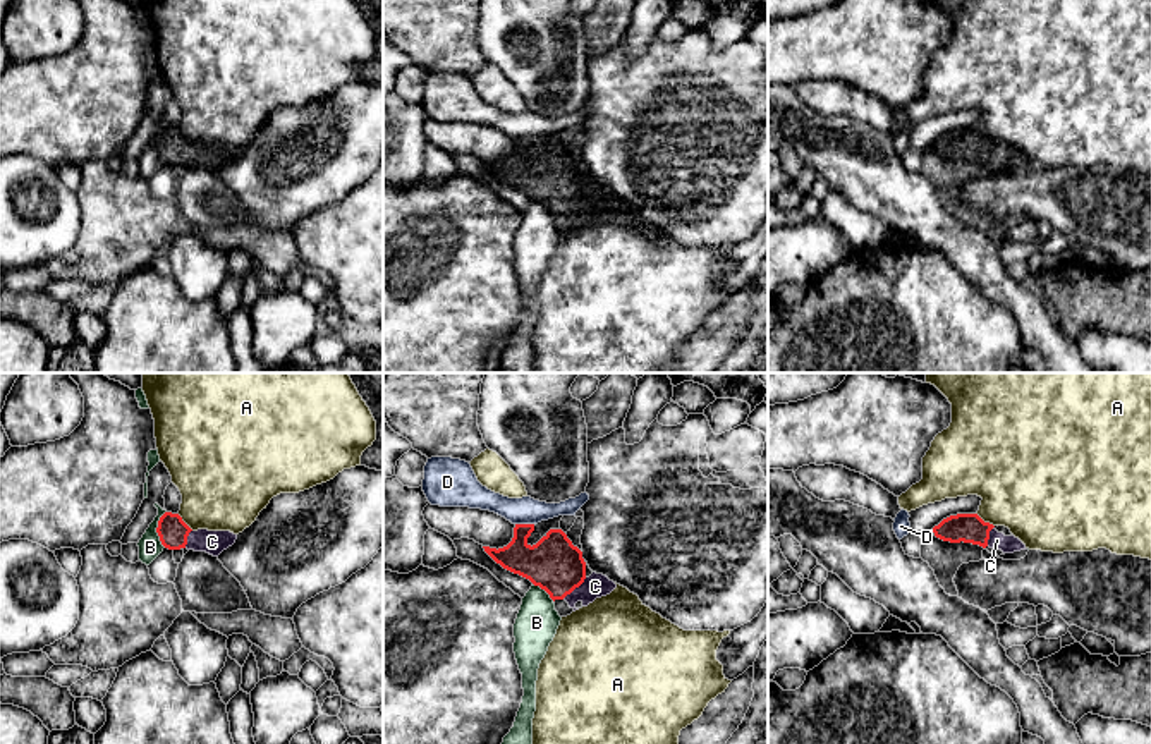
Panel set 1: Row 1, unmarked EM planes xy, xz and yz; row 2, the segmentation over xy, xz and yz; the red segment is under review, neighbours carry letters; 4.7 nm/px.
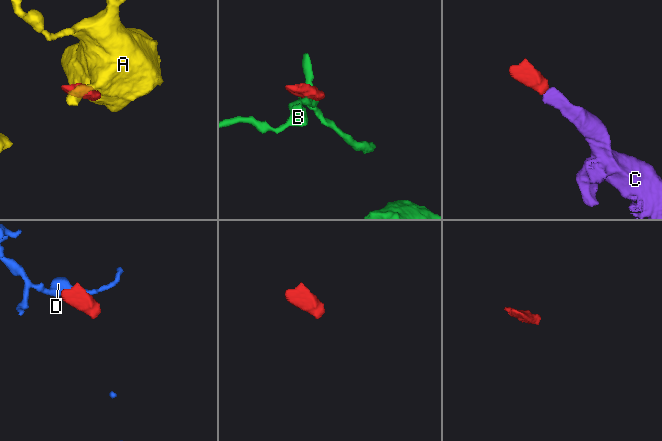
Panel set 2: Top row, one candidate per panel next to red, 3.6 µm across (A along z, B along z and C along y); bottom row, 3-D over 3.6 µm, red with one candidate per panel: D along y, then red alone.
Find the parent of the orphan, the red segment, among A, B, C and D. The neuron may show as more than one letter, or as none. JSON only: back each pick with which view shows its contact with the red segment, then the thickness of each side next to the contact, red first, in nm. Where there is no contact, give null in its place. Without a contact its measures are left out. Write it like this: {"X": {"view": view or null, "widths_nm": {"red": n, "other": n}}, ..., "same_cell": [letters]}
{"C": {"view": "xz", "widths_nm": {"red": 260, "other": 110}}, "same_cell": ["C"]}

